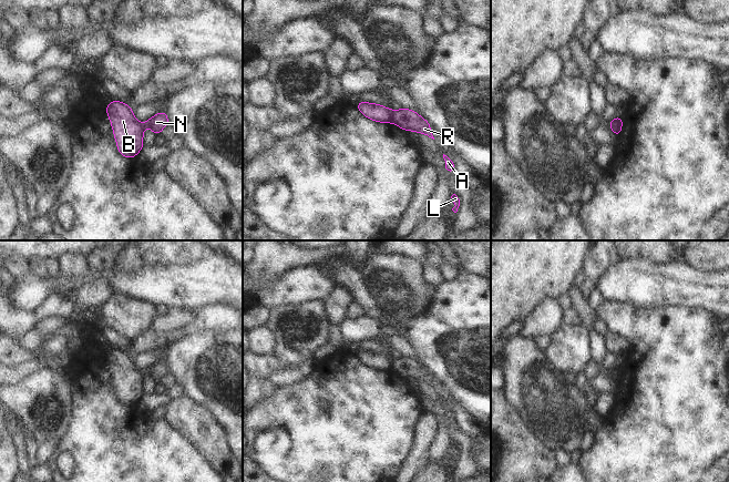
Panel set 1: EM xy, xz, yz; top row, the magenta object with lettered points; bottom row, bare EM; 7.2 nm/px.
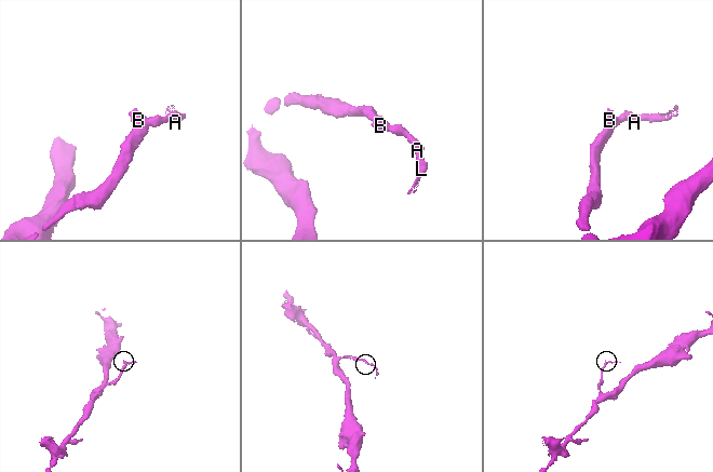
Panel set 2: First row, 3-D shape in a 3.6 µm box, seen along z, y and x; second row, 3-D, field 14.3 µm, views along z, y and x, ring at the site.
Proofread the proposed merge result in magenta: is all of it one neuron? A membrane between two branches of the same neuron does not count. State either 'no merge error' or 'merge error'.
merge error

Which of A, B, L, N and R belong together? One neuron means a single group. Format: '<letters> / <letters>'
A L N R / B

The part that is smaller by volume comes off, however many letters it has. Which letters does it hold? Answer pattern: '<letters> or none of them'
A, L, N, R

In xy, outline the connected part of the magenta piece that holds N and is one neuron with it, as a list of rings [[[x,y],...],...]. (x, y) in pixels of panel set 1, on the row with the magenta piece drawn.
[[[160,112],[145,122],[145,126],[148,126],[155,135],[160,135],[161,131],[168,124],[167,113]]]

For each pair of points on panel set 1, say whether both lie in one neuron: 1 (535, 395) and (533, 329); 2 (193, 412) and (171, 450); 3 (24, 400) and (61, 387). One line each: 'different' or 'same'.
1: different
2: different
3: same

